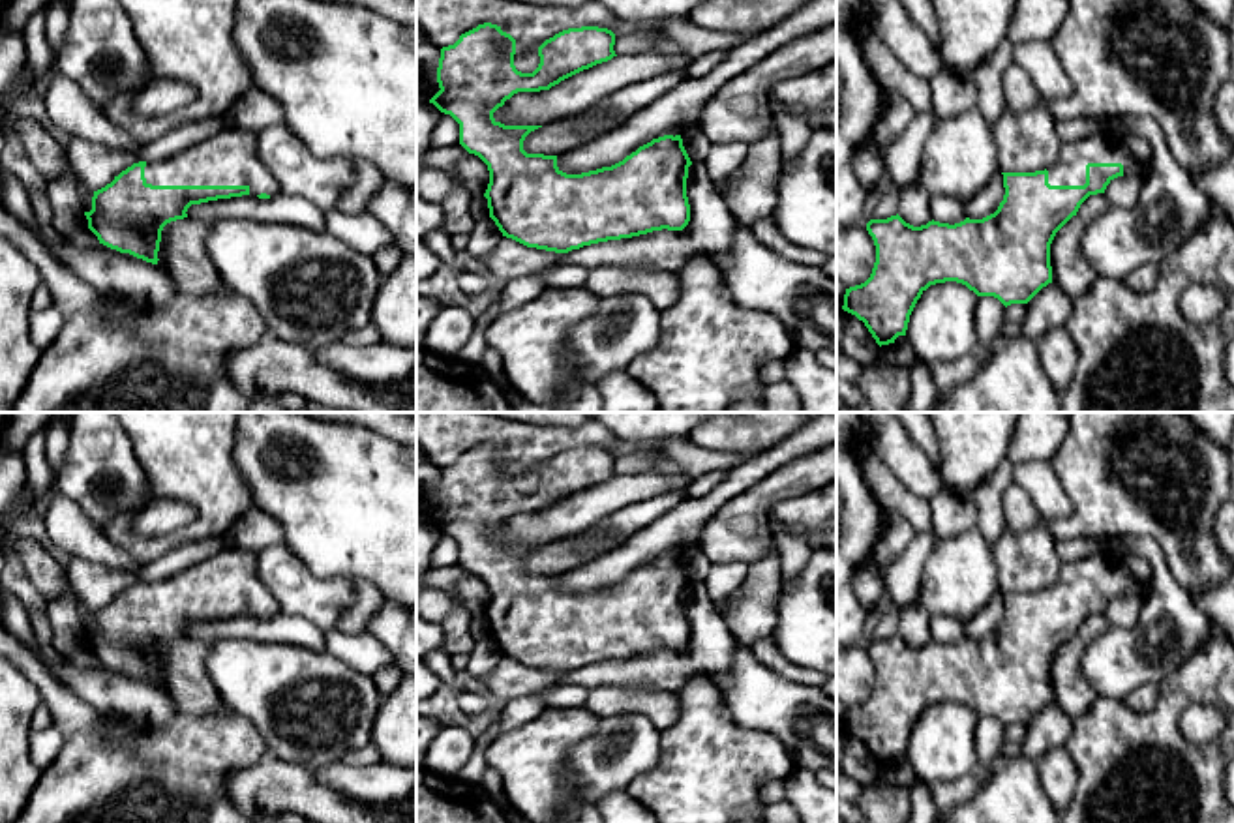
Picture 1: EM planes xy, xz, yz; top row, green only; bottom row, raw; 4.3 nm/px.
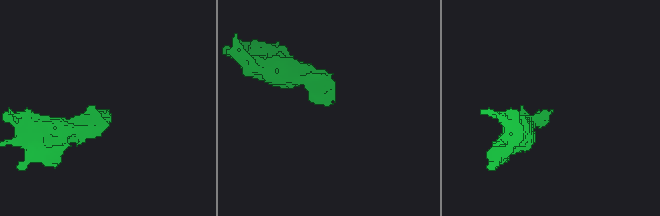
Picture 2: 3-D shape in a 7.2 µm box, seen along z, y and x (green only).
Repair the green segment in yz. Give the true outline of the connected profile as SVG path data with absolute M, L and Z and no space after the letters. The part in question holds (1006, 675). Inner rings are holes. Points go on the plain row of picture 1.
M1091 555L1061 566L1056 583L1035 592L1001 592L1005 615L998 630L983 639L966 637L949 645L928 641L913 647L898 634L870 639L866 651L876 666L870 697L846 709L842 729L865 742L876 763L895 763L906 756L910 735L921 714L936 703L956 701L977 716L994 716L1005 727L1028 724L1043 707L1052 703L1050 664L1056 652L1076 636L1080 624L1123 594L1148 596L1150 583L1140 583L1123 564L1123 555Z

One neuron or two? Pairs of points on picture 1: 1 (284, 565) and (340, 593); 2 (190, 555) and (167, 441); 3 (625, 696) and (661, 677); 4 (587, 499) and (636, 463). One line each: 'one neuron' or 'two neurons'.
1: one neuron
2: two neurons
3: two neurons
4: two neurons

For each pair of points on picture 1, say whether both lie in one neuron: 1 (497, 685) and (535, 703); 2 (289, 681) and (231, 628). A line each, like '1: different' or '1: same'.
1: different
2: different

